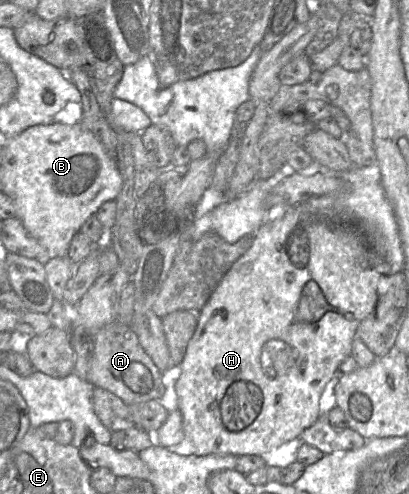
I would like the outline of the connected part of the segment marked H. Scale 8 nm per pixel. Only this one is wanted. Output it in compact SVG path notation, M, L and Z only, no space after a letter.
M296 206L277 219L265 222L254 233L253 244L224 275L207 303L198 313L198 325L190 339L180 370L174 376L175 406L182 414L187 450L197 456L210 454L267 454L282 444L298 438L320 416L320 401L340 364L352 353L359 324L375 309L379 299L379 284L391 269L384 258L368 242L362 228L354 222L332 223L313 217Z

